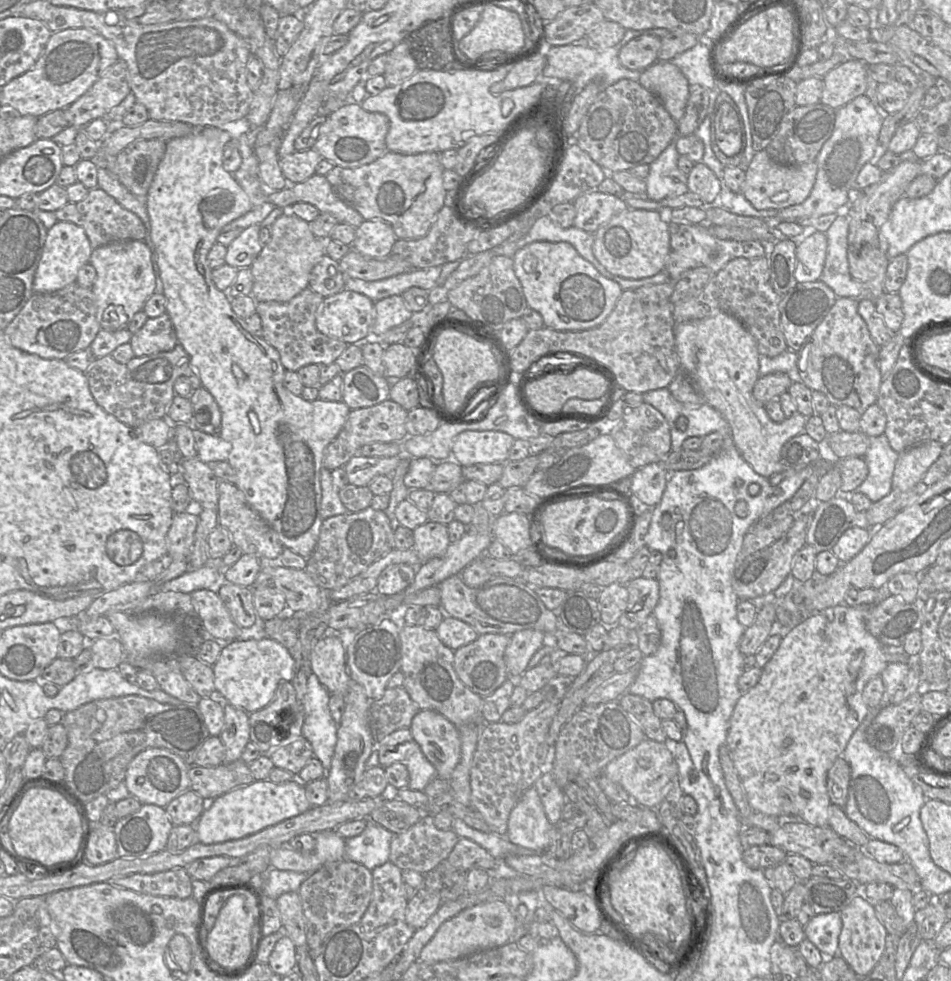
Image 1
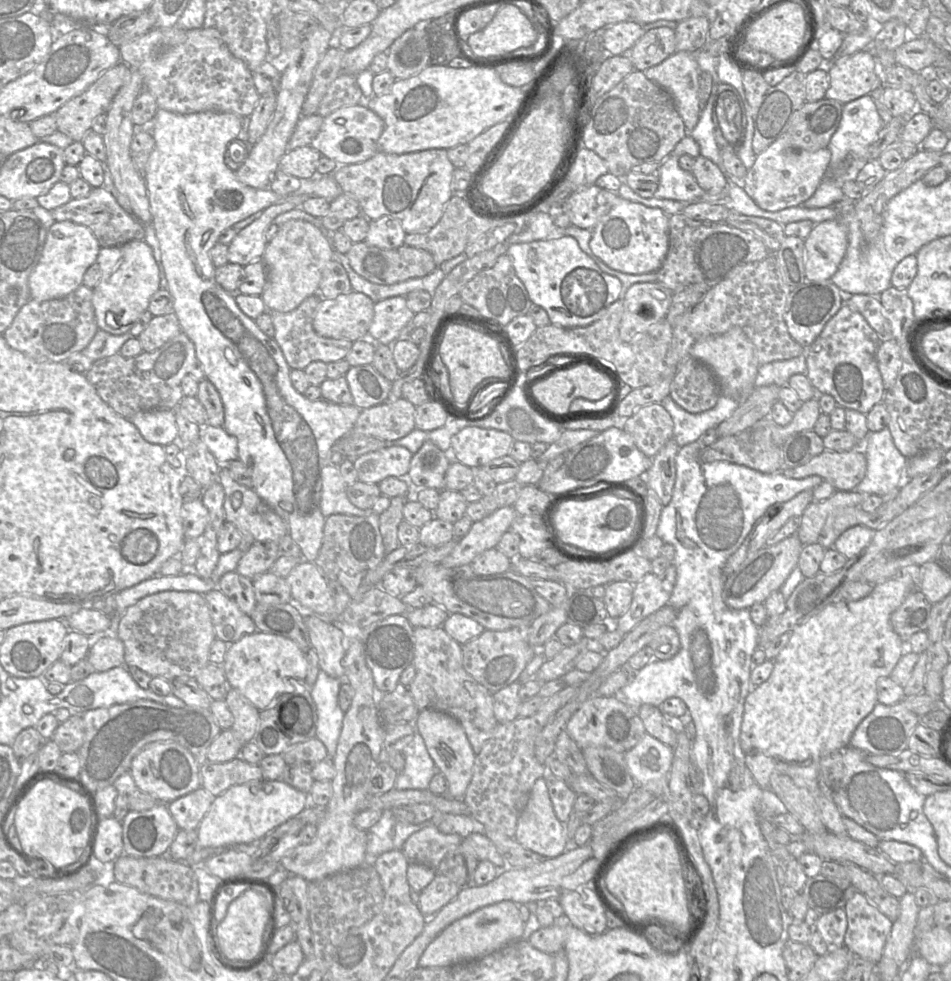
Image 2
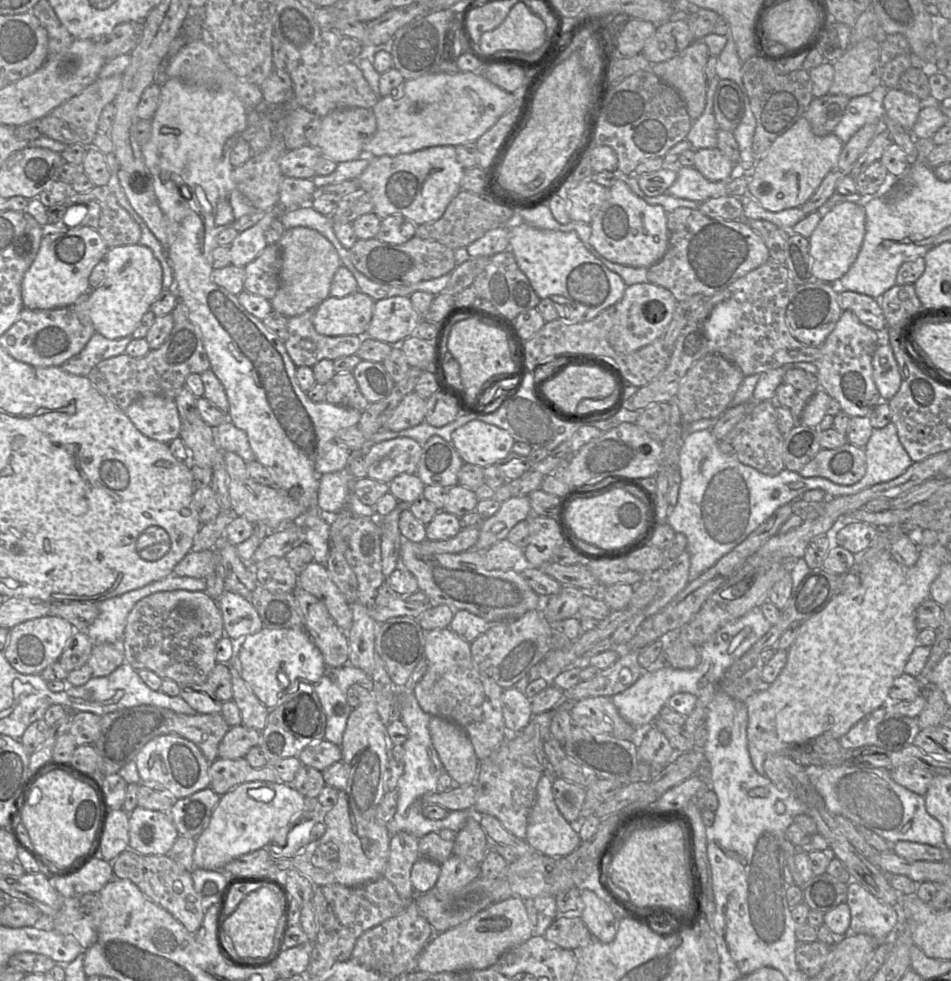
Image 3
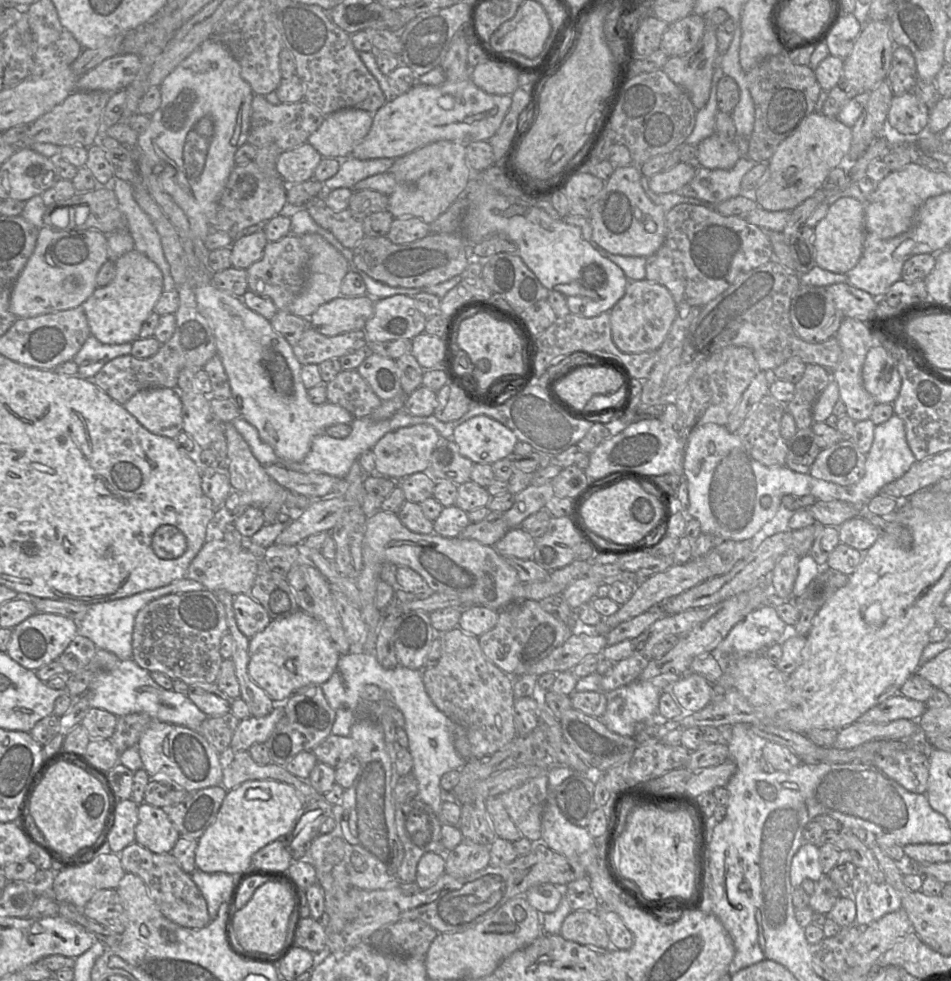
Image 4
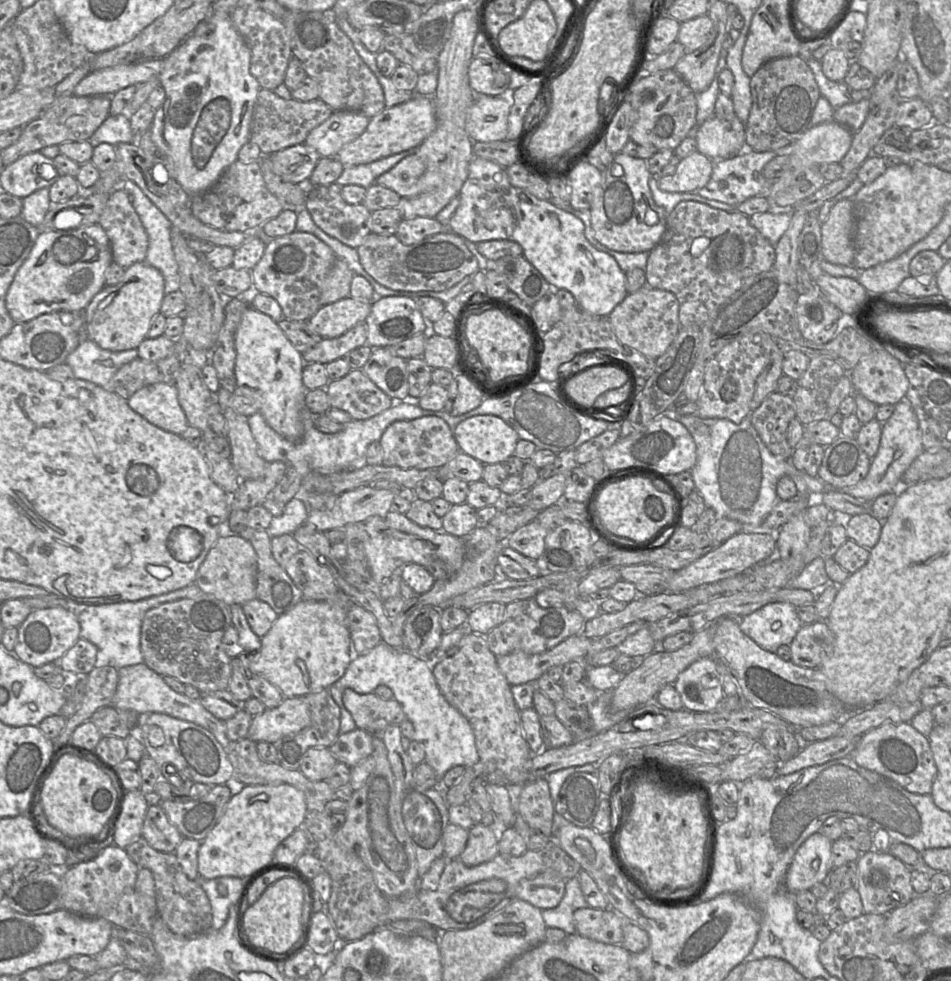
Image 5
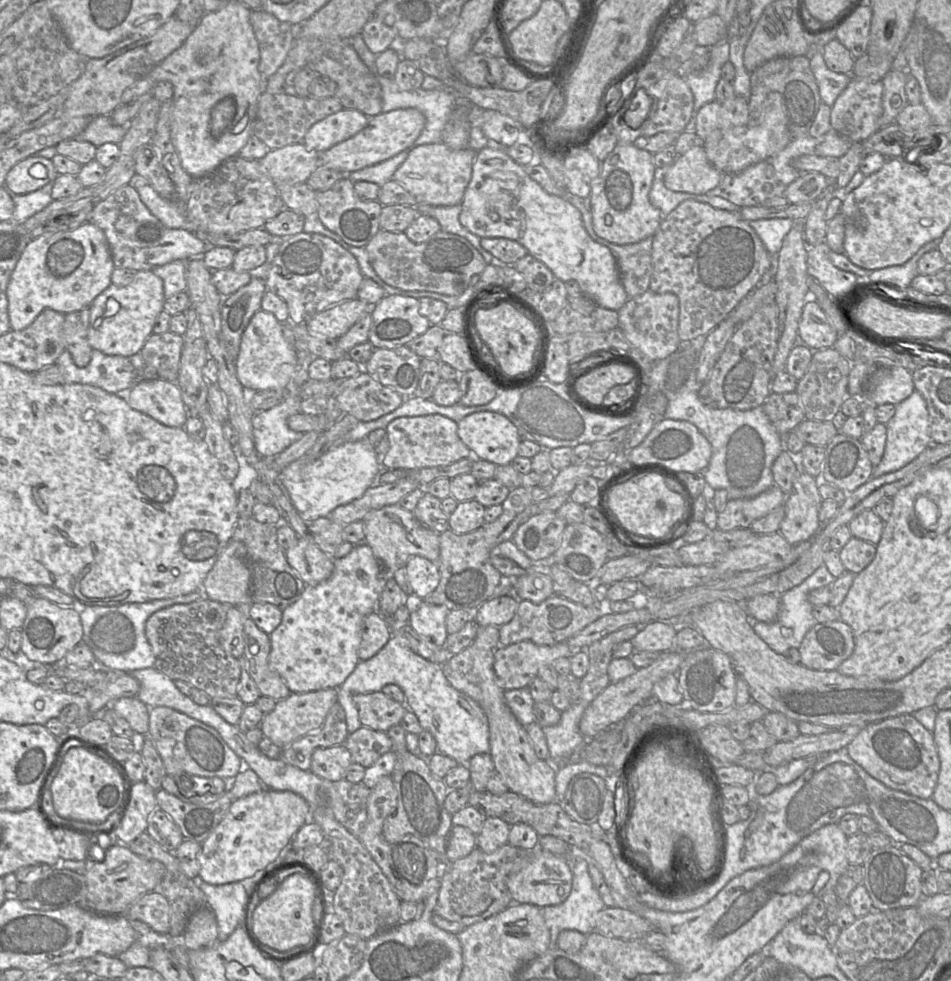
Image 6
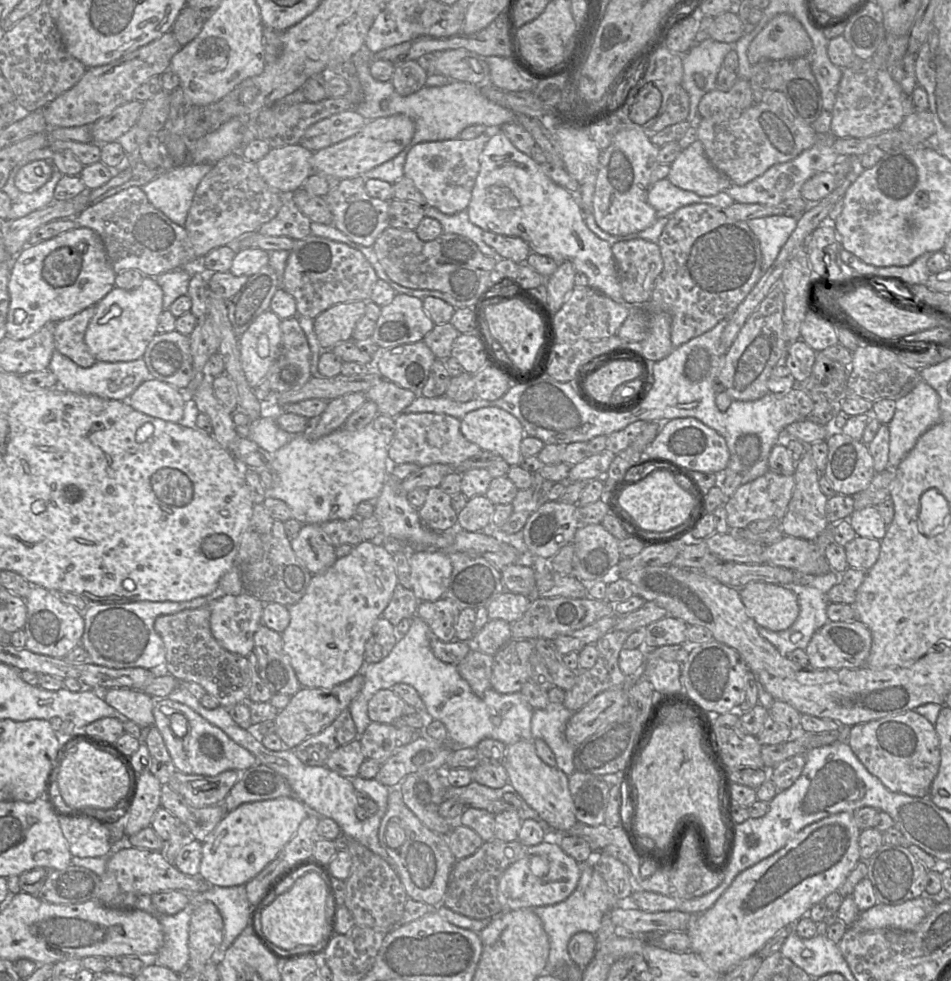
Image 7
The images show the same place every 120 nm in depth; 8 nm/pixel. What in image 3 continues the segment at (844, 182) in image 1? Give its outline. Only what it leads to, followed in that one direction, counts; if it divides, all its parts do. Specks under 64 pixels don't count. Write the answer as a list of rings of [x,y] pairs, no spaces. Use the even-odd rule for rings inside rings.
[[[882,93],[876,95],[866,94],[851,98],[833,133],[845,144],[867,123],[882,120],[883,126],[884,114]]]

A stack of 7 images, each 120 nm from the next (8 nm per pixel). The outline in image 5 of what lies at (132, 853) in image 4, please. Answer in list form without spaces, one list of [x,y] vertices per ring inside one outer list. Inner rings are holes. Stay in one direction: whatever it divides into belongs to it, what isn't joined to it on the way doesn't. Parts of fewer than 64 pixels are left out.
[[[143,837],[133,841],[125,850],[139,868],[147,868],[152,872],[158,915],[174,934],[193,937],[211,930],[210,900],[204,890],[183,872],[175,853],[160,852],[152,848]]]

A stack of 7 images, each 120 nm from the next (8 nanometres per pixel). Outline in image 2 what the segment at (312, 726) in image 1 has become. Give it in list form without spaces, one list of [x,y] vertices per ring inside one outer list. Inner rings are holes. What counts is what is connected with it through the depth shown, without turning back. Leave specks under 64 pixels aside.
[[[319,669],[311,696],[317,708],[316,738],[326,747],[330,760],[336,754],[338,739],[342,730],[345,713],[338,704],[338,693],[344,679],[330,677]]]

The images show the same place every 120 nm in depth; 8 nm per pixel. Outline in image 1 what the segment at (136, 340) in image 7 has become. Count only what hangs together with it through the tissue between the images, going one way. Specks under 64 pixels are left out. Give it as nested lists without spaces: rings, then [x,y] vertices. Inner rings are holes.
[[[144,240],[113,242],[93,249],[89,263],[97,272],[91,289],[100,327],[109,332],[128,329],[134,315],[143,310],[146,301],[155,293],[156,277],[149,247]]]

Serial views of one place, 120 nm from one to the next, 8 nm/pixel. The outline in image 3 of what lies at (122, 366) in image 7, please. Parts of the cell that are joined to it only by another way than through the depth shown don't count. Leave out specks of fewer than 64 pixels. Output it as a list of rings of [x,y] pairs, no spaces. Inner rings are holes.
[[[95,332],[84,349],[75,357],[83,361],[89,373],[101,361],[125,353],[126,347],[133,339],[135,338],[132,335],[119,339],[107,339]]]

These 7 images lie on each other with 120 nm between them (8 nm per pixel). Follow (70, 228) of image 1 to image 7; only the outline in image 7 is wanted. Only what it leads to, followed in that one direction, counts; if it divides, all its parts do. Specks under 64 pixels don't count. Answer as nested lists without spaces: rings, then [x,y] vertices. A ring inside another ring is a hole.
[[[78,226],[36,245],[25,246],[13,260],[8,282],[7,336],[16,340],[29,338],[48,322],[59,322],[95,306],[115,287],[115,276],[104,243],[93,229]],[[17,309],[26,312],[21,324],[14,322]]]

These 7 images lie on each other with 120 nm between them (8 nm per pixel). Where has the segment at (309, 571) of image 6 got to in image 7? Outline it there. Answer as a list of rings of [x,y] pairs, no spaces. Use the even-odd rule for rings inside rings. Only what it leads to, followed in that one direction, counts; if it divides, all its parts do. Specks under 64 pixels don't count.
[[[302,525],[298,535],[291,540],[291,546],[313,575],[324,572],[337,560],[336,547],[328,541],[319,525]]]

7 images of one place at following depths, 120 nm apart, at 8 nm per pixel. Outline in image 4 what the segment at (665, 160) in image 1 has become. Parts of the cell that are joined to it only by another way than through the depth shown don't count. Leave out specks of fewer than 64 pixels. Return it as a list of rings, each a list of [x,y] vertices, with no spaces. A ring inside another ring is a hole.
[[[742,156],[731,169],[712,170],[698,166],[693,179],[676,193],[717,205],[741,195],[741,180],[756,164],[748,156]]]

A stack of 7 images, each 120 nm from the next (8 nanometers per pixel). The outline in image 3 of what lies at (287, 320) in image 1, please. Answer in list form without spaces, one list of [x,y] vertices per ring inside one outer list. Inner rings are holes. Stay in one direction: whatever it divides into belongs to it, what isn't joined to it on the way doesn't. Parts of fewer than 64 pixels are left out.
[[[314,310],[300,316],[288,318],[288,339],[284,345],[291,360],[298,367],[310,367],[323,359],[334,361],[338,358],[357,355],[363,336],[348,335],[327,337],[319,334],[313,325]]]

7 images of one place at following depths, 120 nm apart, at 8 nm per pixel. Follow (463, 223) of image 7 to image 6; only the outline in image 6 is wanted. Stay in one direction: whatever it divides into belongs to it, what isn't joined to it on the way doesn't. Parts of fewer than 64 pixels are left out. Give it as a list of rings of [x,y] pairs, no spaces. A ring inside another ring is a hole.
[[[417,204],[416,208],[418,209],[419,214],[424,214],[436,219],[440,224],[441,231],[456,234],[468,240],[473,245],[473,247],[482,255],[487,265],[509,265],[503,264],[500,260],[486,251],[480,244],[480,238],[472,234],[461,225],[459,221],[459,215],[462,210],[461,204],[448,207]]]

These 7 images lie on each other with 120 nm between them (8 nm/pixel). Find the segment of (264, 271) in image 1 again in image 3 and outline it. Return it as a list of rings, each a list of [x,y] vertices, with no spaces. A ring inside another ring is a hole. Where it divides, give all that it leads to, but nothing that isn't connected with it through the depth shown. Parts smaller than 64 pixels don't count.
[[[295,227],[285,230],[277,243],[282,257],[280,285],[270,300],[272,311],[287,318],[300,316],[315,308],[330,296],[333,277],[342,265],[340,256],[332,243],[317,230]]]

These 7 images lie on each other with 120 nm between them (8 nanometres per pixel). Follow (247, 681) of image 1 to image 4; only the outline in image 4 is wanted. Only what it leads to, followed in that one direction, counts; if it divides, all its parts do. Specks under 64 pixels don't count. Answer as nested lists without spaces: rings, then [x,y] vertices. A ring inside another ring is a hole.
[[[299,610],[288,618],[272,620],[264,630],[250,638],[248,673],[276,704],[282,704],[296,692],[304,692],[310,687],[325,683],[337,670],[340,656],[326,626],[310,614]]]

